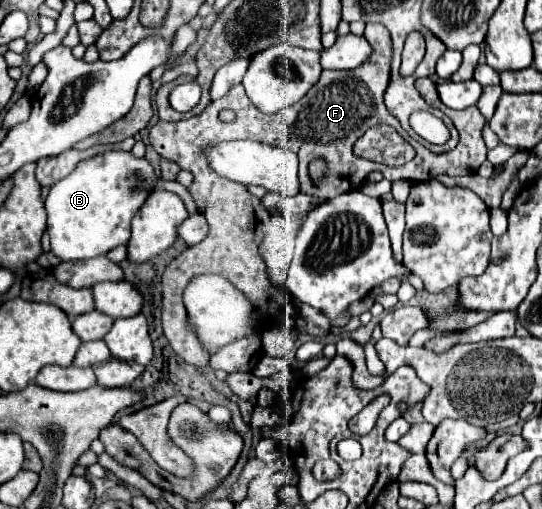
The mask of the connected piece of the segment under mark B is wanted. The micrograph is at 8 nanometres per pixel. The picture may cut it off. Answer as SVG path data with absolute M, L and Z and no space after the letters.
M104 151L80 161L68 177L50 189L44 201L52 253L62 261L78 261L106 255L110 249L126 245L130 221L148 195L158 189L158 181L152 163L146 157L134 157L130 151Z

